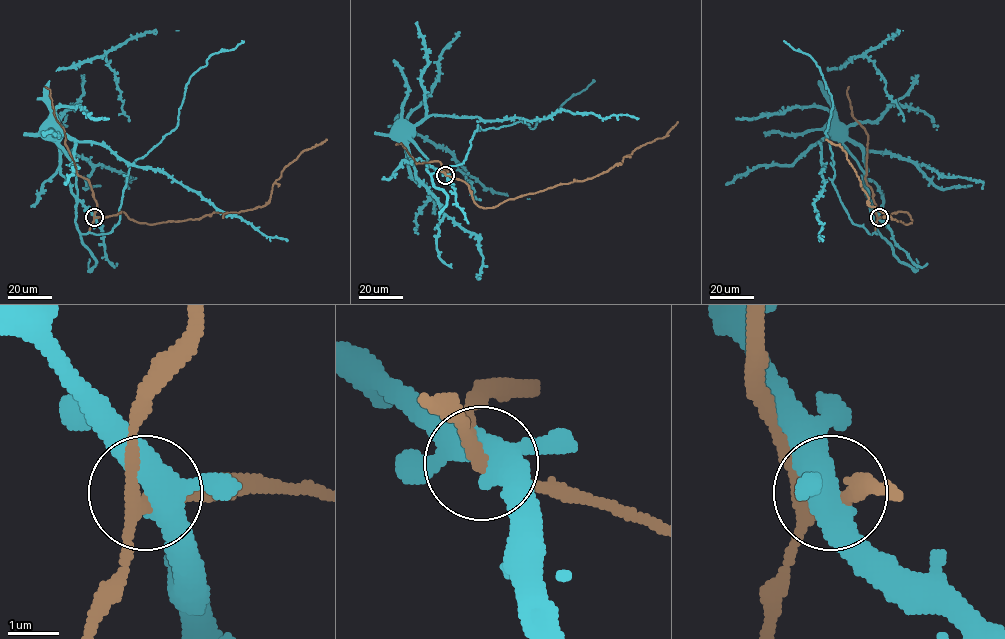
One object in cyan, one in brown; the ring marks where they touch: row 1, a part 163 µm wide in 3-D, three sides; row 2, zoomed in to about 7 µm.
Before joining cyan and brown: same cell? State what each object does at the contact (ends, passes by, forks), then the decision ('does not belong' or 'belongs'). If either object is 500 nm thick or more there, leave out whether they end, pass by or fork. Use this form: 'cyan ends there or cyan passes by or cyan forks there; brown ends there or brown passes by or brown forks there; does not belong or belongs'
cyan forks there; brown forks there; belongs

